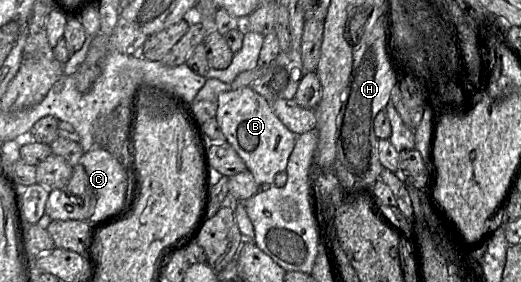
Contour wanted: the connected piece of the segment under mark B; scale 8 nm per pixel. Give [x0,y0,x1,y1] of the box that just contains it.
[215,87,297,188]

